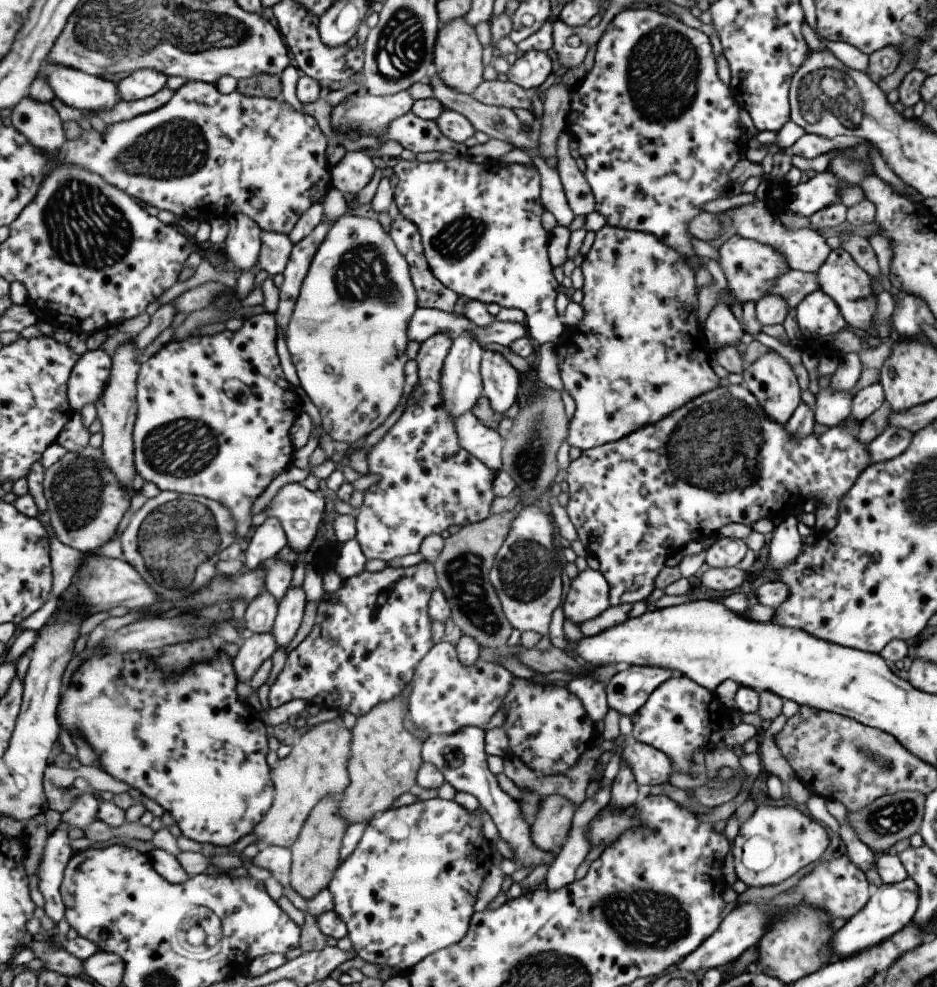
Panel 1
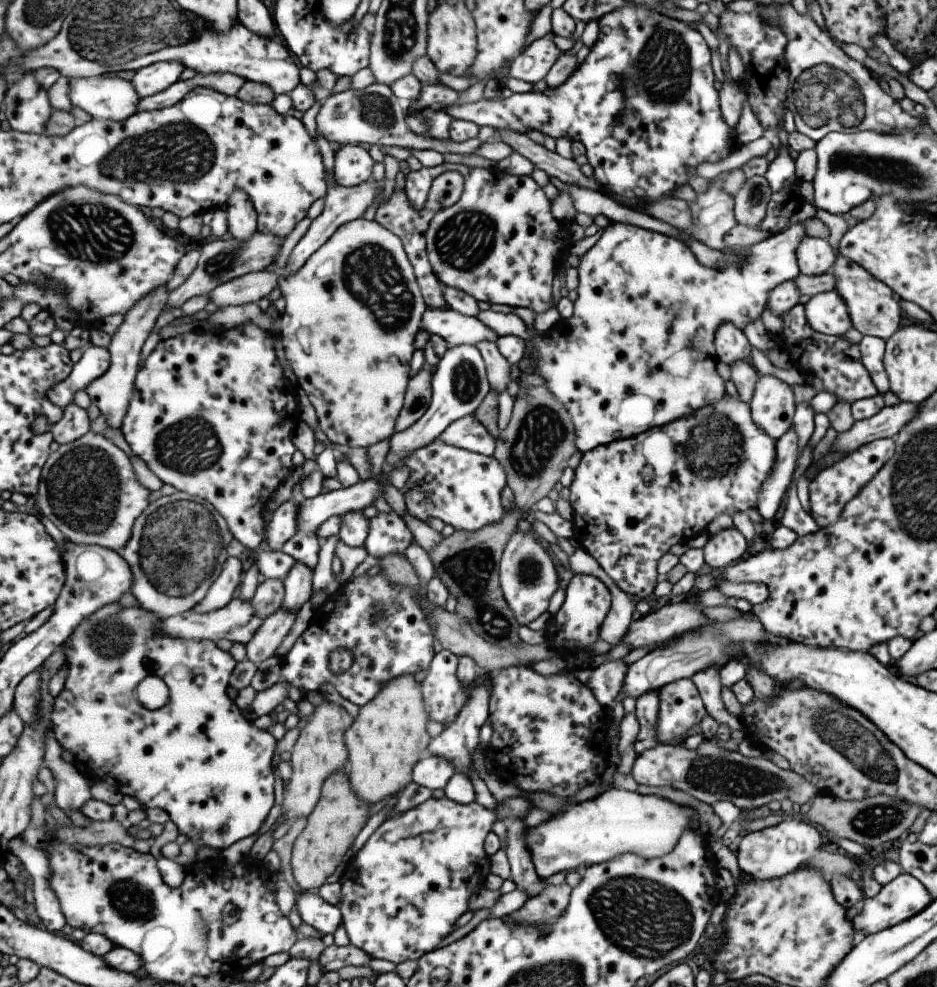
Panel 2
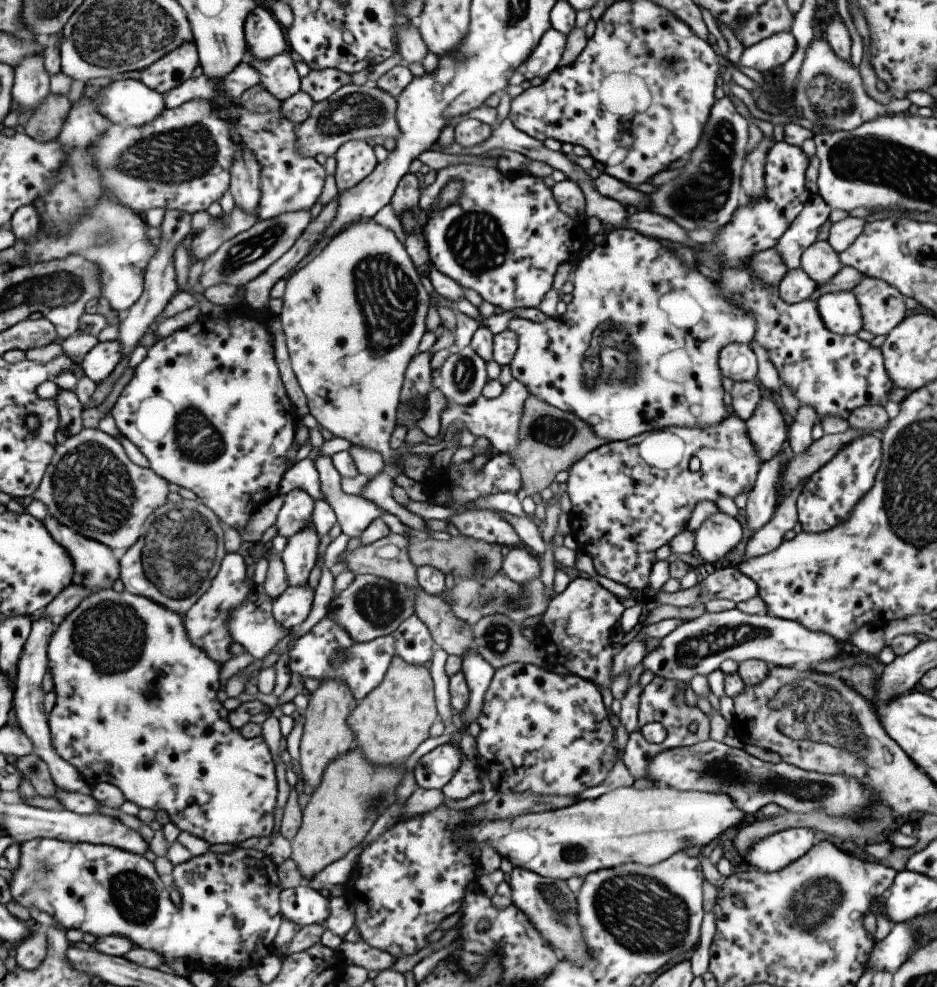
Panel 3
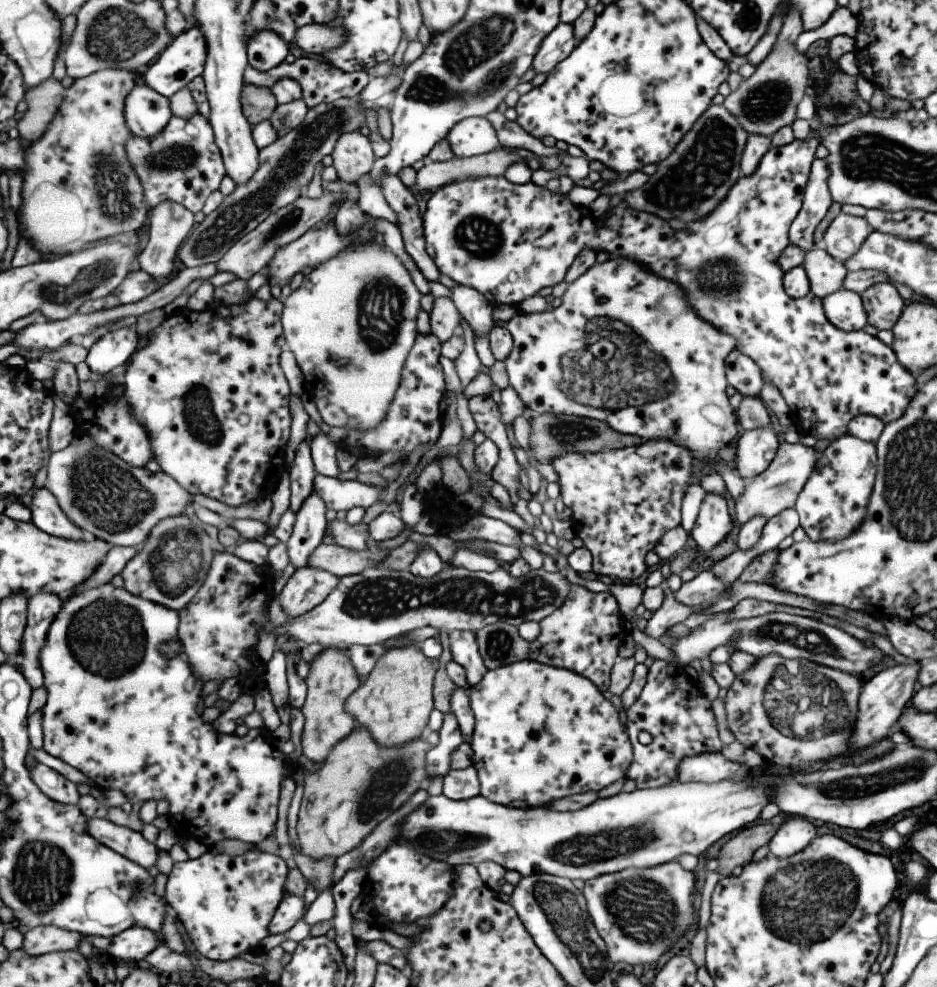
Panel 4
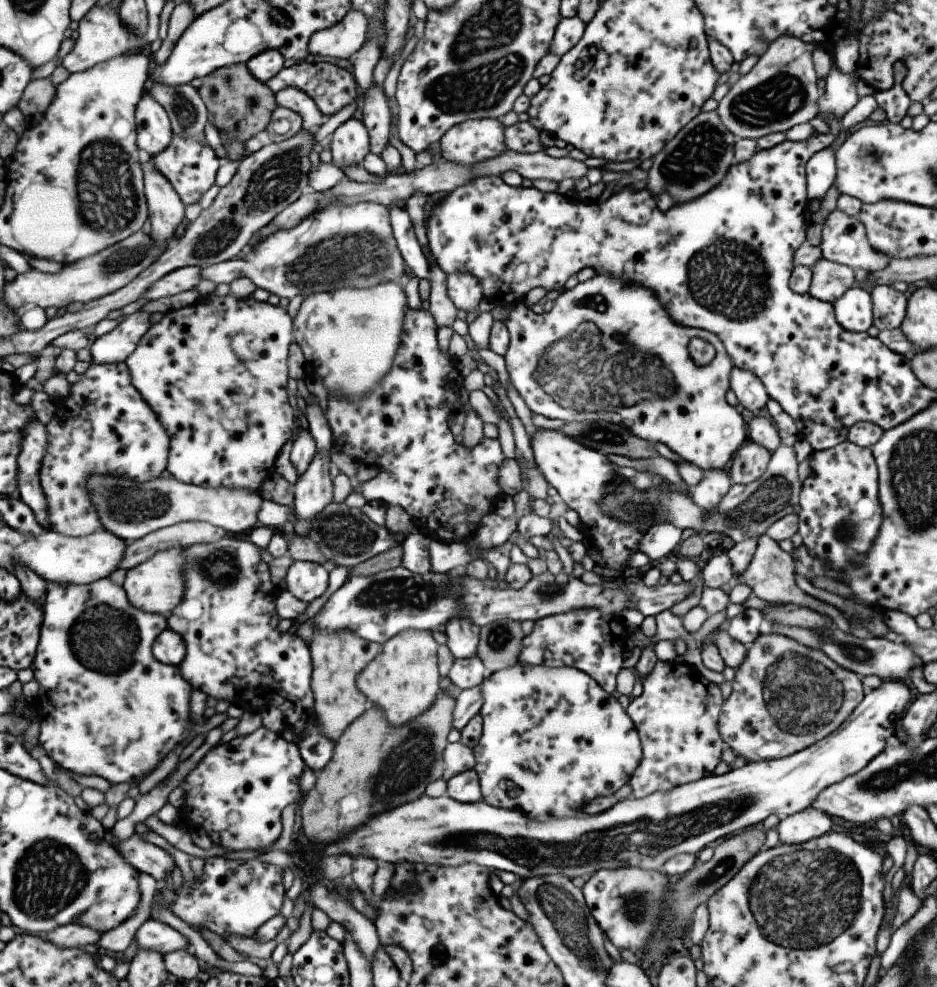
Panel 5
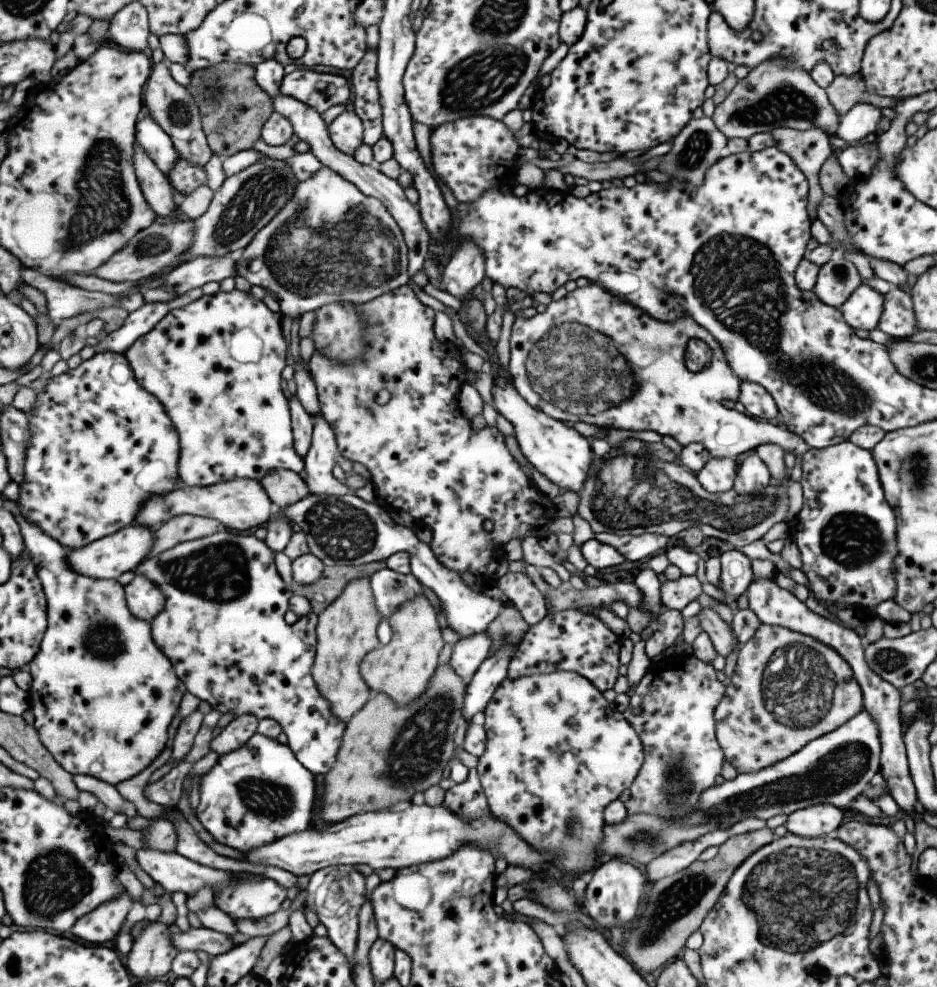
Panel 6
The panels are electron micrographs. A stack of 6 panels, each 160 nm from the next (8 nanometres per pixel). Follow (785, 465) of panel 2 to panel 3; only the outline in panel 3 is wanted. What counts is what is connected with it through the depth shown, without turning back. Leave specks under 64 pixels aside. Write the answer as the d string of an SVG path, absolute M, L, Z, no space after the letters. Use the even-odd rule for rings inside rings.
M781 452L760 464L754 485L746 494L746 505L740 511L740 520L749 532L759 530L772 517L777 505L777 494L774 490L780 482L783 464L784 454Z

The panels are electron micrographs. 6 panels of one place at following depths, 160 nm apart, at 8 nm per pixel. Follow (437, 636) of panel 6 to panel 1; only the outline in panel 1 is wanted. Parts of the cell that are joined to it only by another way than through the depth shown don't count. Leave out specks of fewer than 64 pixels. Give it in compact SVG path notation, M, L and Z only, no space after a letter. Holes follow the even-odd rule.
M399 693L357 718L352 730L351 784L346 788L340 808L349 825L363 820L371 822L377 812L382 814L389 810L401 794L409 792L409 788L416 784L415 772L424 763L421 760L423 738L407 726L407 718L411 718L409 696Z

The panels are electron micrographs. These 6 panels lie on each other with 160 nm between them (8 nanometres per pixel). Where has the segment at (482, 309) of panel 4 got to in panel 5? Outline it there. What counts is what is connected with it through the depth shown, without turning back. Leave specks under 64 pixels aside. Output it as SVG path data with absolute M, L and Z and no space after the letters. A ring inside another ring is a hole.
M467 271L446 275L446 293L457 310L471 312L483 298L480 282Z

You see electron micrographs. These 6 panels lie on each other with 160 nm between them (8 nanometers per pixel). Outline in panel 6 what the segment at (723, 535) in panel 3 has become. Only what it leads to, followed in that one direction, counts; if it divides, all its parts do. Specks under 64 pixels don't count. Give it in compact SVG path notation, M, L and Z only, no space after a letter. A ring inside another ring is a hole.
M709 457L703 468L694 474L696 482L711 493L728 491L732 488L737 464L738 459L731 457Z

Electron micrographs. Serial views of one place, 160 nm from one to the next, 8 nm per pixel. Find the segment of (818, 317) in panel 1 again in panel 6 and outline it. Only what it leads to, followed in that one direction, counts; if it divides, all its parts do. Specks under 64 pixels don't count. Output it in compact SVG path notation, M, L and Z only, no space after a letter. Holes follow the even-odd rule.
M861 283L838 308L843 320L854 330L872 331L879 322L883 295Z

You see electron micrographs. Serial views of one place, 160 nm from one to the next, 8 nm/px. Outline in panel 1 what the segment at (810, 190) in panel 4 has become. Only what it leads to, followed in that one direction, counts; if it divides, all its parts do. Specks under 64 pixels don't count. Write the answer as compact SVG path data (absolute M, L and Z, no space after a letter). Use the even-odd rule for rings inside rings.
M605 223L595 233L592 245L588 252L583 255L580 270L583 277L582 287L580 288L582 292L580 305L583 309L583 316L576 325L563 326L562 333L555 342L554 355L563 390L567 392L569 398L573 399L575 406L571 419L568 420L566 441L569 446L575 446L575 448L584 451L608 442L615 442L641 428L641 426L645 426L645 424L661 420L692 398L717 388L721 382L709 366L708 358L711 351L704 344L705 338L702 334L701 323L697 321L697 314L695 313L698 292L695 281L693 281L695 270L688 265L688 262L676 250L667 246L652 234L619 229ZM731 234L726 241L723 241L723 244L720 244L718 249L718 266L725 274L724 277L727 283L726 289L719 291L718 295L729 308L730 305L727 303L729 296L733 297L741 306L747 301L758 301L763 295L768 294L769 288L772 288L774 285L775 279L789 270L784 256L780 252L773 250L769 245L761 244L753 239L743 238L737 234Z

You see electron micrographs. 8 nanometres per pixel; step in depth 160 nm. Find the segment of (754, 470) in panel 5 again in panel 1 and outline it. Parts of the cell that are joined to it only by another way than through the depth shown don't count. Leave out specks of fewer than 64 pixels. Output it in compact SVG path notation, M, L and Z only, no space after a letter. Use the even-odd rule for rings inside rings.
M771 350L752 364L743 363L742 368L742 384L755 397L760 409L767 415L767 418L777 424L784 425L801 402L800 389L787 362Z

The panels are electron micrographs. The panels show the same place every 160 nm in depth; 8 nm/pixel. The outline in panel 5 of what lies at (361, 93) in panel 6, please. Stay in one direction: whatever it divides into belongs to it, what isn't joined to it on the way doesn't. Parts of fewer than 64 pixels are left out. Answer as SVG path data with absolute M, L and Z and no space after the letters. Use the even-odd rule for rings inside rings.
M372 82L363 97L362 121L367 125L371 137L371 151L381 155L391 138L391 108L385 90Z

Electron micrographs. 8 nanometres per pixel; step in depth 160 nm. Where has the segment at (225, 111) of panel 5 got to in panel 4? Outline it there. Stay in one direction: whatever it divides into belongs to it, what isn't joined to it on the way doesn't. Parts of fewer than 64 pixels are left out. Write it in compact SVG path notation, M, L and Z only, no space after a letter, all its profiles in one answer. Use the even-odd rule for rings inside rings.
M245 83L240 101L245 116L252 126L269 121L275 109L280 105L272 88L251 83Z

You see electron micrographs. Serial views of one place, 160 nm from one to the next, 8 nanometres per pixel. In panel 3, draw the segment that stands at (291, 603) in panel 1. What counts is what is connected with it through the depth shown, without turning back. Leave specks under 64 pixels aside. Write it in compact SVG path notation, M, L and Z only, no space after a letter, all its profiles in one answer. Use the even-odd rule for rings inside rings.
M314 524L307 525L288 539L285 550L280 554L284 560L288 581L291 585L307 585L319 558L320 536Z

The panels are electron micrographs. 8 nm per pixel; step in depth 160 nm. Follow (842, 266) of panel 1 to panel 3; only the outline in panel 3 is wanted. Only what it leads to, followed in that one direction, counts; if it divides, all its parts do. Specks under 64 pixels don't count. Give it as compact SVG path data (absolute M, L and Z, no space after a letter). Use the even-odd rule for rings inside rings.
M862 276L852 288L862 316L862 328L885 336L908 313L904 297L881 279Z

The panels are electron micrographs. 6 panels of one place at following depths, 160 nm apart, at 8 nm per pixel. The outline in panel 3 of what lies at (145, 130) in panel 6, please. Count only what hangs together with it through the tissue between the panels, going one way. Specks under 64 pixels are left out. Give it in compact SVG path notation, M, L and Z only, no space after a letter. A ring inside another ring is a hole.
M123 79L111 83L96 99L99 110L115 125L142 127L166 112L166 95L141 80Z

